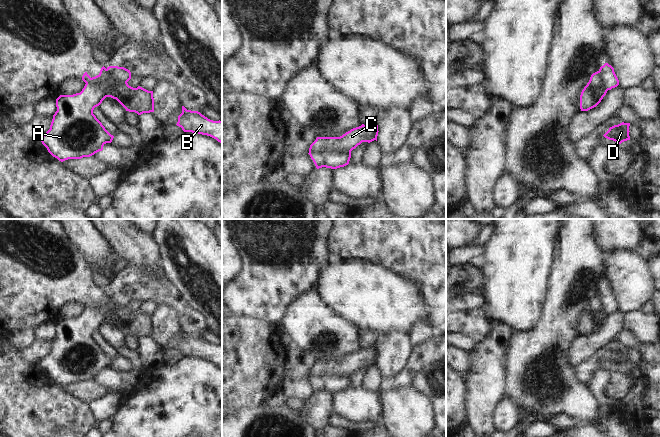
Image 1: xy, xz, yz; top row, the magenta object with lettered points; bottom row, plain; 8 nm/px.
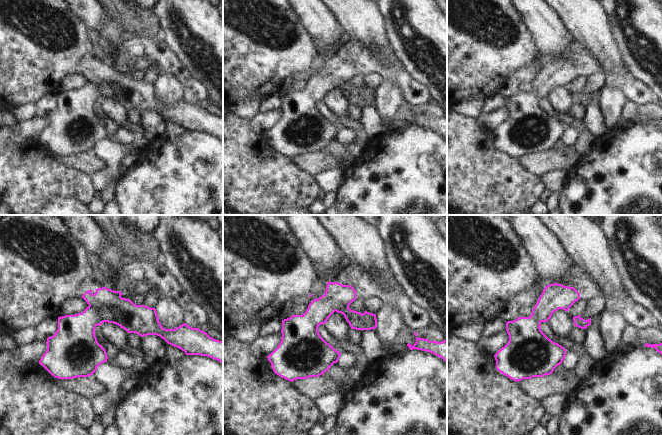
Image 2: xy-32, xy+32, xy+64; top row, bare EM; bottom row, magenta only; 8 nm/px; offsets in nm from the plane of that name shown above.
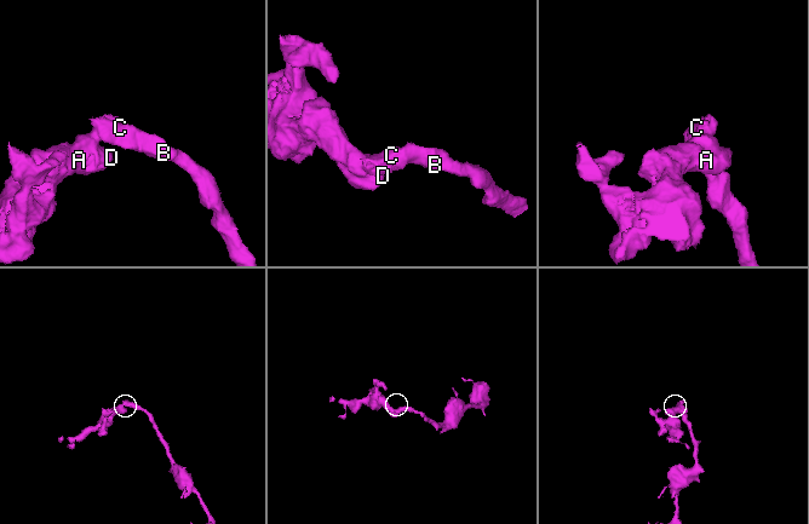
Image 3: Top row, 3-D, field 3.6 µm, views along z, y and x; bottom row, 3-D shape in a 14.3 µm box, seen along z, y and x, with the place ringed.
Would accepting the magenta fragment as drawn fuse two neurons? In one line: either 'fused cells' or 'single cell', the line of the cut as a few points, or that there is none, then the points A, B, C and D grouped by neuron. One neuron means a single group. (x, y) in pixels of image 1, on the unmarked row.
fused cells; cut in xz along (350, 374), (309, 376); A D / B C

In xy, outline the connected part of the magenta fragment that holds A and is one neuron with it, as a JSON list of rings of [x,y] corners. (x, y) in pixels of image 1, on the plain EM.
[[[86,307],[80,317],[60,319],[56,323],[57,335],[53,339],[50,353],[40,361],[48,376],[59,385],[90,381],[102,375],[106,367],[111,367],[111,359],[93,338],[95,331],[106,322],[107,312],[104,308]]]

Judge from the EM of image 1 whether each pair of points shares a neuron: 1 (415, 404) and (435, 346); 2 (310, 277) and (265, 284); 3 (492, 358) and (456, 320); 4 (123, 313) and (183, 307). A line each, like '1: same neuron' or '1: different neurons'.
1: different neurons
2: same neuron
3: different neurons
4: different neurons

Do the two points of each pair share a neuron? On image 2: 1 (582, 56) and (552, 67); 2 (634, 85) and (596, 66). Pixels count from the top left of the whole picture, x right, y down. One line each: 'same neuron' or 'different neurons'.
1: same neuron
2: same neuron

